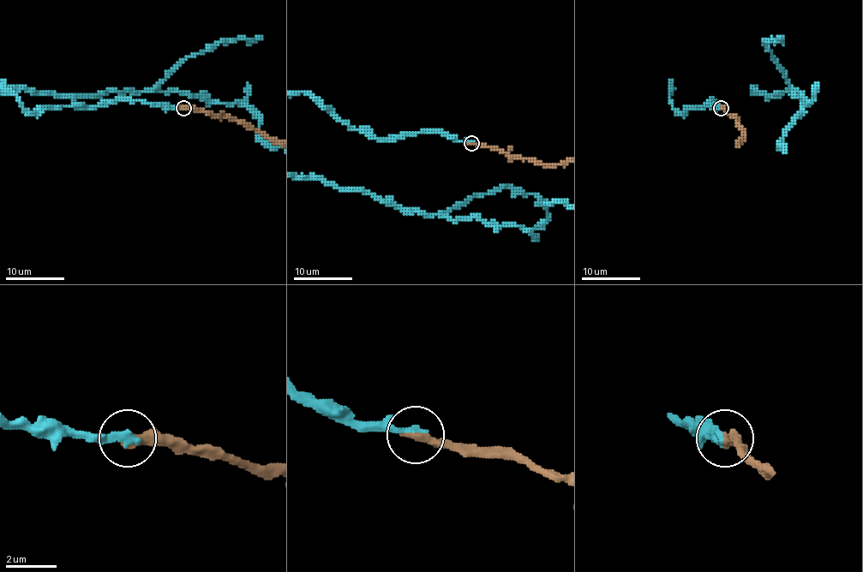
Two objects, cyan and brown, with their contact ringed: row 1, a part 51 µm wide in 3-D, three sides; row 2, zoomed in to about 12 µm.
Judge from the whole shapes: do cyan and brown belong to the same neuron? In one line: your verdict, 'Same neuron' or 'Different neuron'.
Same neuron

